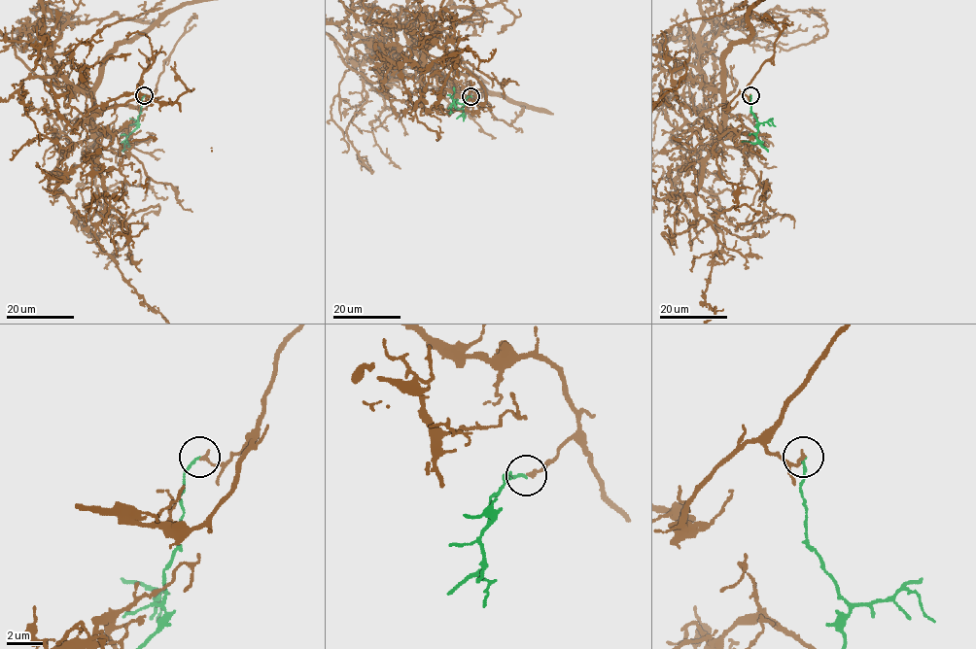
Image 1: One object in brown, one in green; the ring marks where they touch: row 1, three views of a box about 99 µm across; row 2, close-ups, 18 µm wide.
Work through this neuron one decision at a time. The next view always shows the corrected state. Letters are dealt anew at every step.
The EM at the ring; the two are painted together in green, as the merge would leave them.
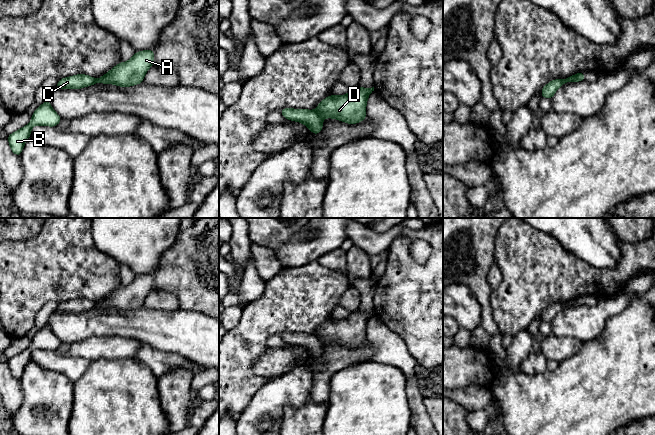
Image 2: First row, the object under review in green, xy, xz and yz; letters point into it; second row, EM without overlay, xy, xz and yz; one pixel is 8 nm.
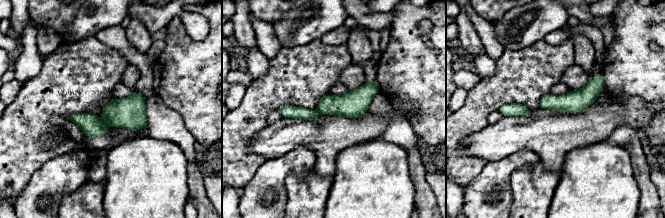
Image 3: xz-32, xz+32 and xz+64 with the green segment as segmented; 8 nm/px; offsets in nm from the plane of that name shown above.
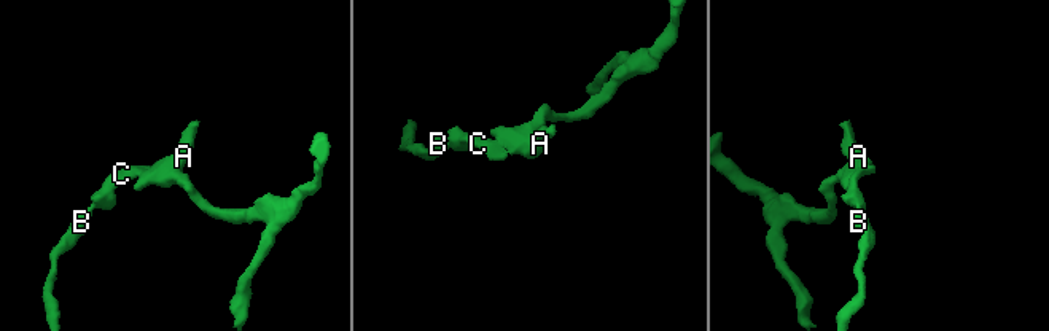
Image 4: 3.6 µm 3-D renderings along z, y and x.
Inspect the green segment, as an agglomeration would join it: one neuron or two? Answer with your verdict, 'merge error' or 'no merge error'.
merge error

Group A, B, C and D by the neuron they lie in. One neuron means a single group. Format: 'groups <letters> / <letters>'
groups A D / B C

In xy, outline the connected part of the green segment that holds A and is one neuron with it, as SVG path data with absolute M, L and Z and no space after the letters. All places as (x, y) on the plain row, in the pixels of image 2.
M154 274L137 275L129 285L120 286L105 299L97 303L97 307L115 308L120 311L140 308L153 288Z

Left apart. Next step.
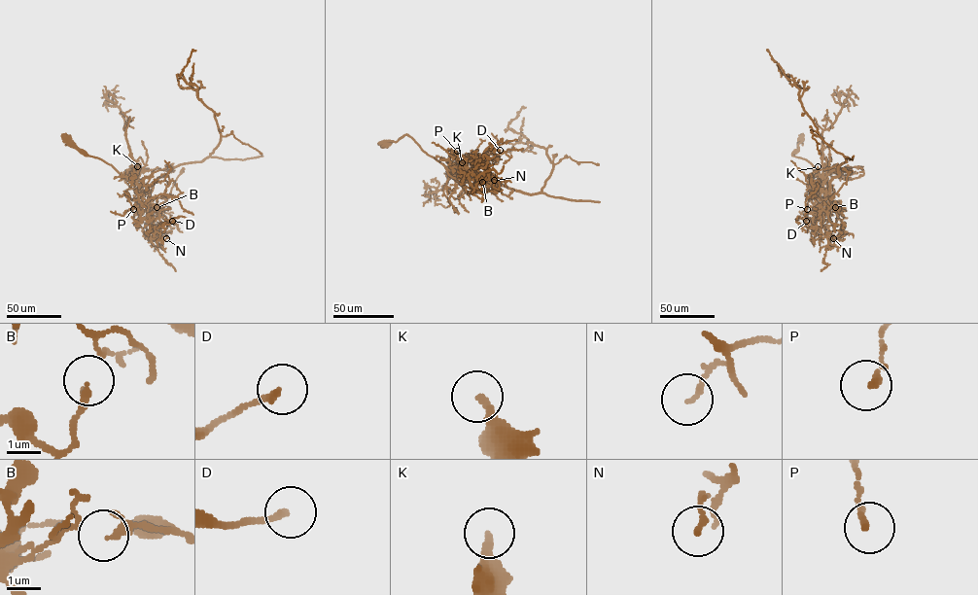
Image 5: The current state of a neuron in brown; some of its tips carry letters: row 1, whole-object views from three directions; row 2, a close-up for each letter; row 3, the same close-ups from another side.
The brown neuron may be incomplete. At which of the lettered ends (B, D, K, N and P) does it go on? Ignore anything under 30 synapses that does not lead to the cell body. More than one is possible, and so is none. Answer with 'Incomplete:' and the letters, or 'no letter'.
Incomplete: no letter

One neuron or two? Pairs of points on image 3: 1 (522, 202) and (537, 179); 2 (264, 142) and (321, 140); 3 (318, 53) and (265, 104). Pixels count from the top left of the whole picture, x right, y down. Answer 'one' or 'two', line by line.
1: one
2: one
3: one

